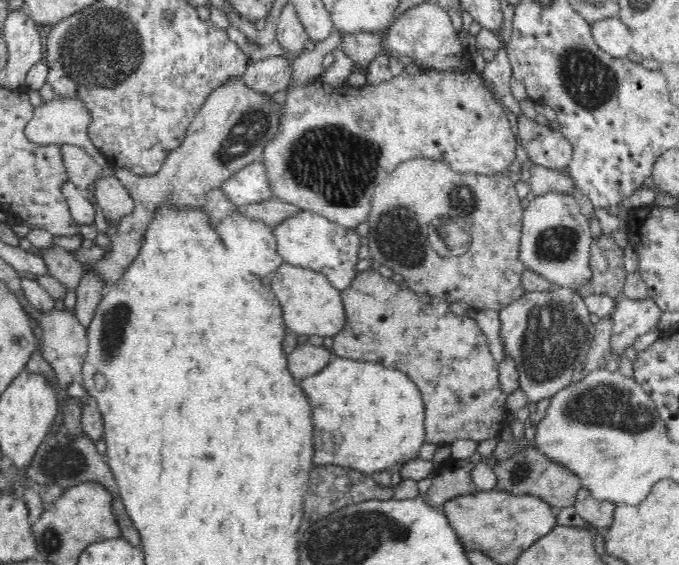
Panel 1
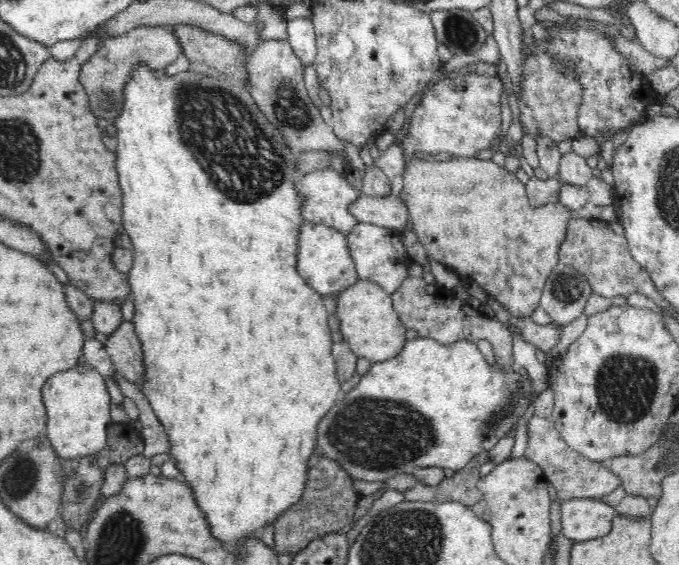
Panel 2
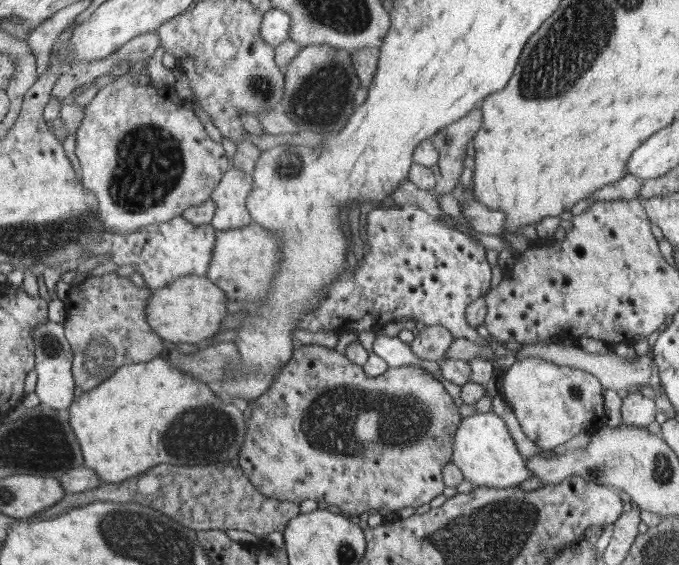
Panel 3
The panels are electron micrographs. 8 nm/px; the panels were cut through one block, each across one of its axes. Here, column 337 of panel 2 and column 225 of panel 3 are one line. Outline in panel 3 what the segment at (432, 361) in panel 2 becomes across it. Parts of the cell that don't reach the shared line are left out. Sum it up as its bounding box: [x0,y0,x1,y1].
[68,358,248,483]

